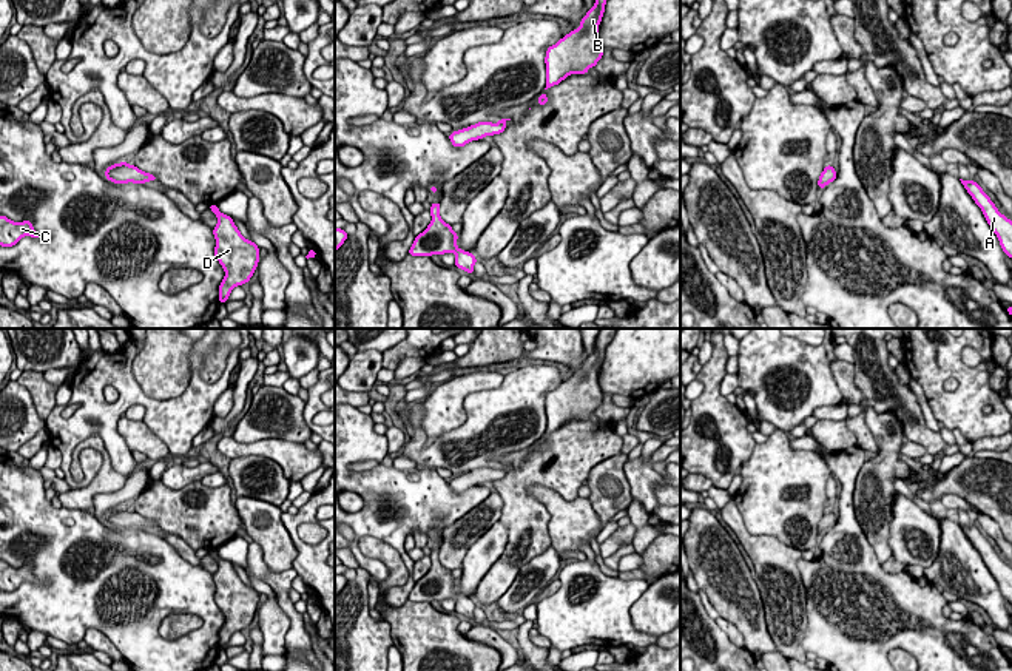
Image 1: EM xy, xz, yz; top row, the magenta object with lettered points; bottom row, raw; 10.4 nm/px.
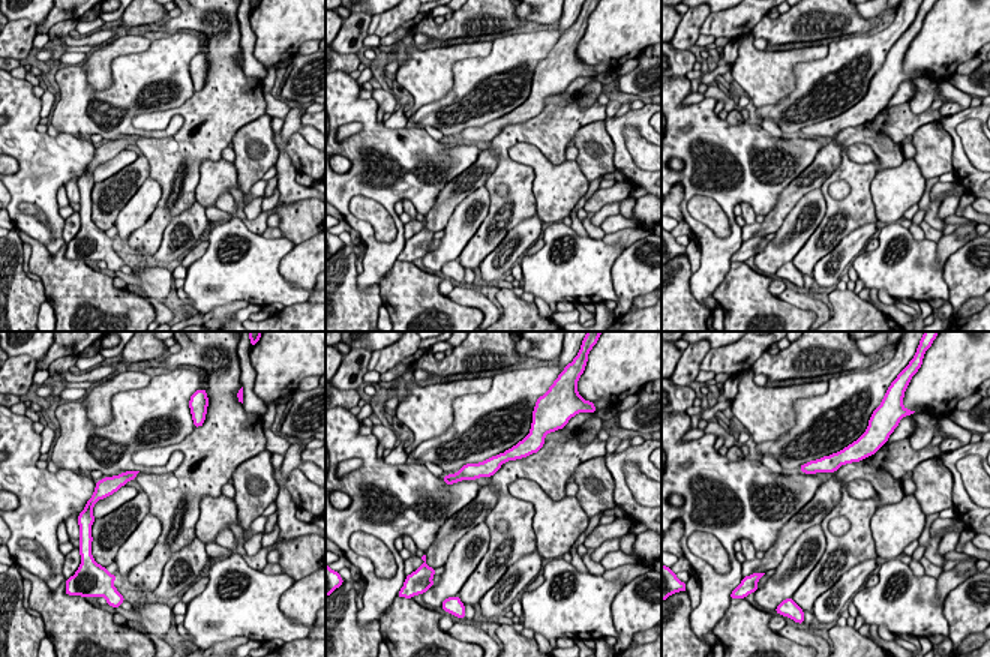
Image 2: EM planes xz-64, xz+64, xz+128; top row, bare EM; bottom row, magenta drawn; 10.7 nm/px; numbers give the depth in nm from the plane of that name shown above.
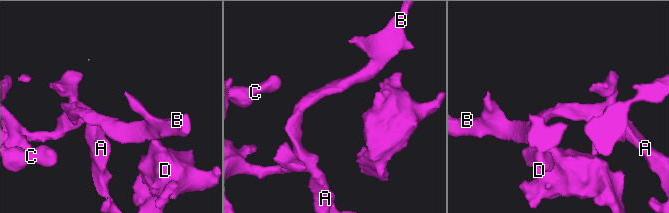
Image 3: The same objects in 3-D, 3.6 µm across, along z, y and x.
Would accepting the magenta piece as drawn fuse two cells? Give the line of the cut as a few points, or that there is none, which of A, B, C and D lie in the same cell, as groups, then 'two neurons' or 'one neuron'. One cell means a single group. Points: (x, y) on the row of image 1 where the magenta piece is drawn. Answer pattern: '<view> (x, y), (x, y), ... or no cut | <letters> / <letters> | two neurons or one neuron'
no cut | A B C D | one neuron

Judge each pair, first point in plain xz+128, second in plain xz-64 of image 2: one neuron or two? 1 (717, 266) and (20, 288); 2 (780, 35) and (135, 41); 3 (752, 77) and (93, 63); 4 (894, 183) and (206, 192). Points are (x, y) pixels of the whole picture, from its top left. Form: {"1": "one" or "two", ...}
{"1": "two", "2": "two", "3": "one", "4": "one"}

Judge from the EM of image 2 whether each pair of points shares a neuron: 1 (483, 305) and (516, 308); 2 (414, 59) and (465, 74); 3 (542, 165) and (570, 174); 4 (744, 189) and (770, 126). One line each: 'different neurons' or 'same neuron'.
1: different neurons
2: different neurons
3: same neuron
4: different neurons

